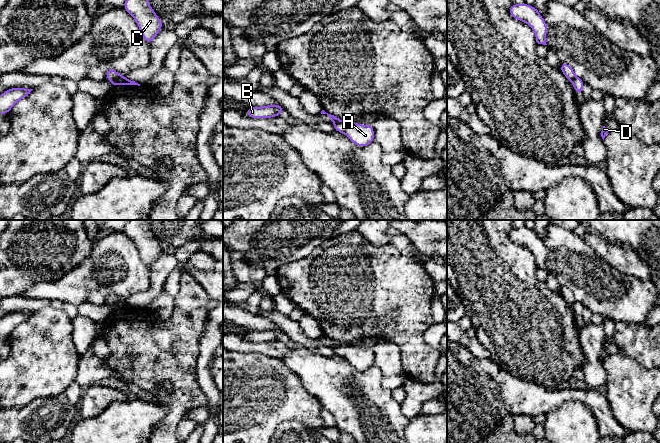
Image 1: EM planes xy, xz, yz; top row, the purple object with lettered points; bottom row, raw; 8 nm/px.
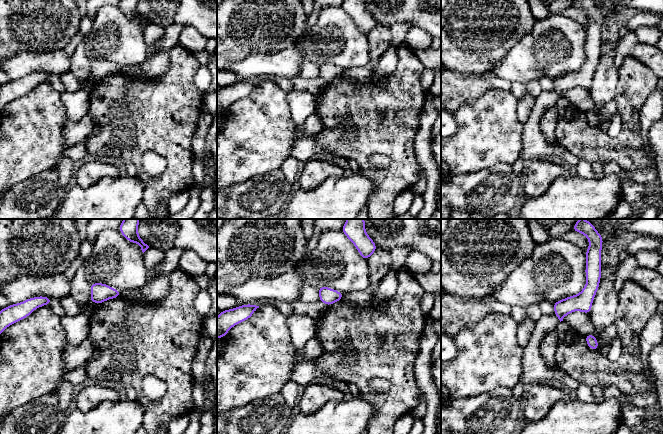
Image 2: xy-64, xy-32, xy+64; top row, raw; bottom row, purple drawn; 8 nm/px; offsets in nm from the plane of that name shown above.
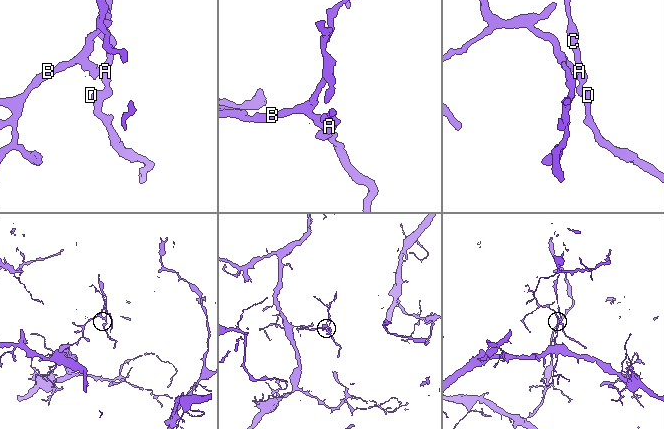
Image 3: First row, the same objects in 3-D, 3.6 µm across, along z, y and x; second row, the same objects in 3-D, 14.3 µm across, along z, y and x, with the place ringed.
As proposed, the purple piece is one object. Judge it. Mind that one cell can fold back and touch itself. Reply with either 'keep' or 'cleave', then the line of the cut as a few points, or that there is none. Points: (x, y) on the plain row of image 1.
cleave; cut in xy along (121, 299), (111, 306)

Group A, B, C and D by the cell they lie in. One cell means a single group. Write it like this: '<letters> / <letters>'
A C D / B

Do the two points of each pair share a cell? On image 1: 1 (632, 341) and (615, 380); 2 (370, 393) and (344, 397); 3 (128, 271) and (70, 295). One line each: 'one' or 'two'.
1: two
2: one
3: one

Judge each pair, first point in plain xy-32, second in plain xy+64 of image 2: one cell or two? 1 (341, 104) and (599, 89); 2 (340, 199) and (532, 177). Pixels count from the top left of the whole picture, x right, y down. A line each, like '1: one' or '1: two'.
1: two
2: two

